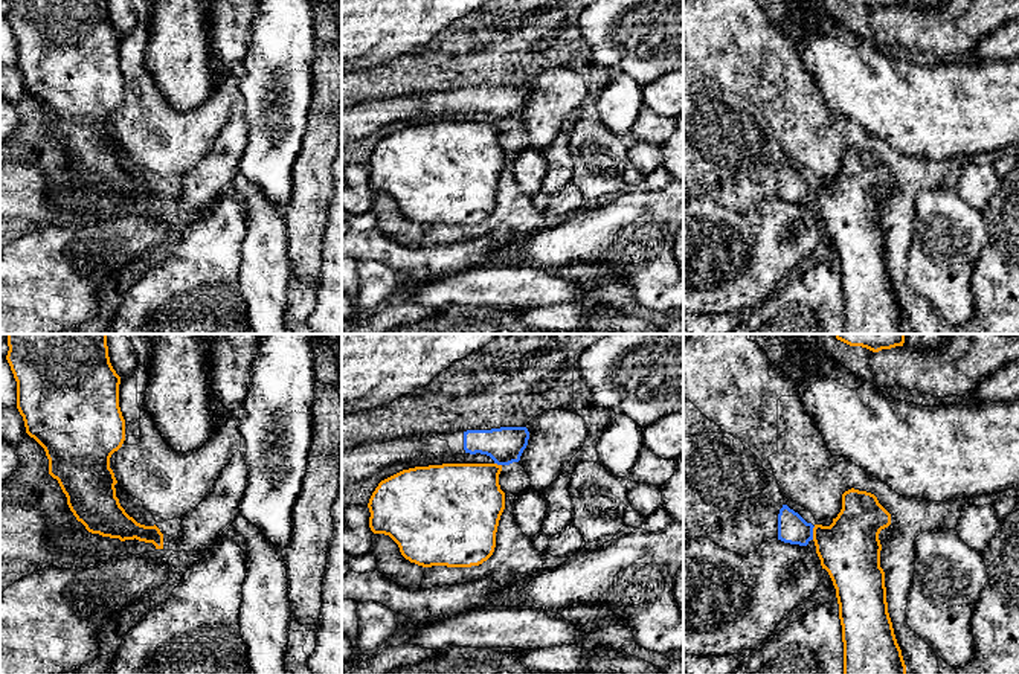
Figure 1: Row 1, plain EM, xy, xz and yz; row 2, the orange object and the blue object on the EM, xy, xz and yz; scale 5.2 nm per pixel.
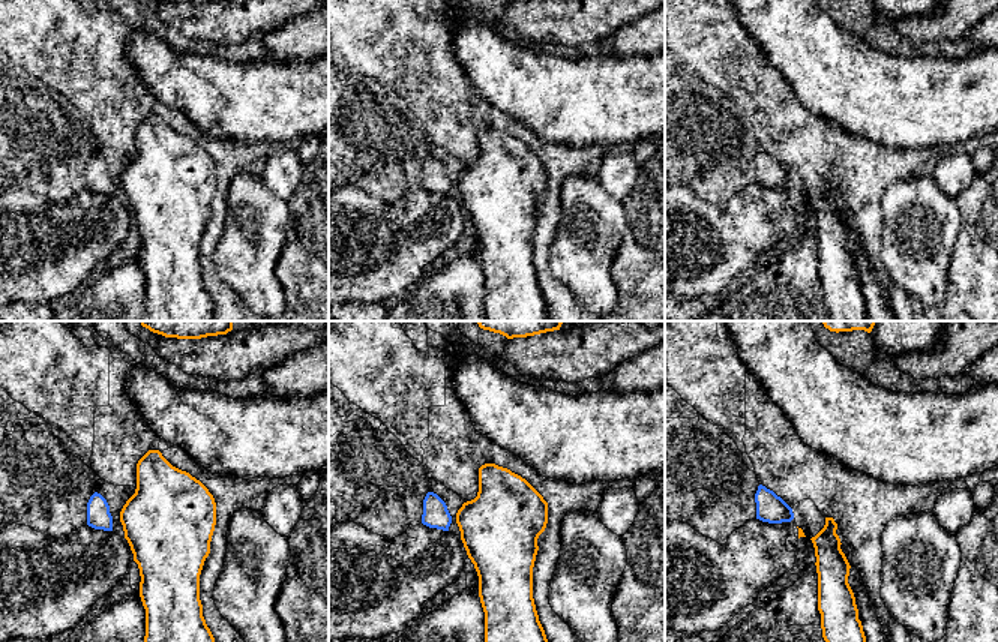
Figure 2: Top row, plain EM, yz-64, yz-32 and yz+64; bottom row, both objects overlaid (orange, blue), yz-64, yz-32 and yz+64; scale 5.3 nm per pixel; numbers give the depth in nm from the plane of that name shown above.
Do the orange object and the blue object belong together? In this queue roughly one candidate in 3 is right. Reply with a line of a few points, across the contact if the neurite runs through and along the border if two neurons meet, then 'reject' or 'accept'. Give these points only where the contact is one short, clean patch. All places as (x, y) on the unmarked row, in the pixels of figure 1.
line yz (815, 185), (812, 197); reject

